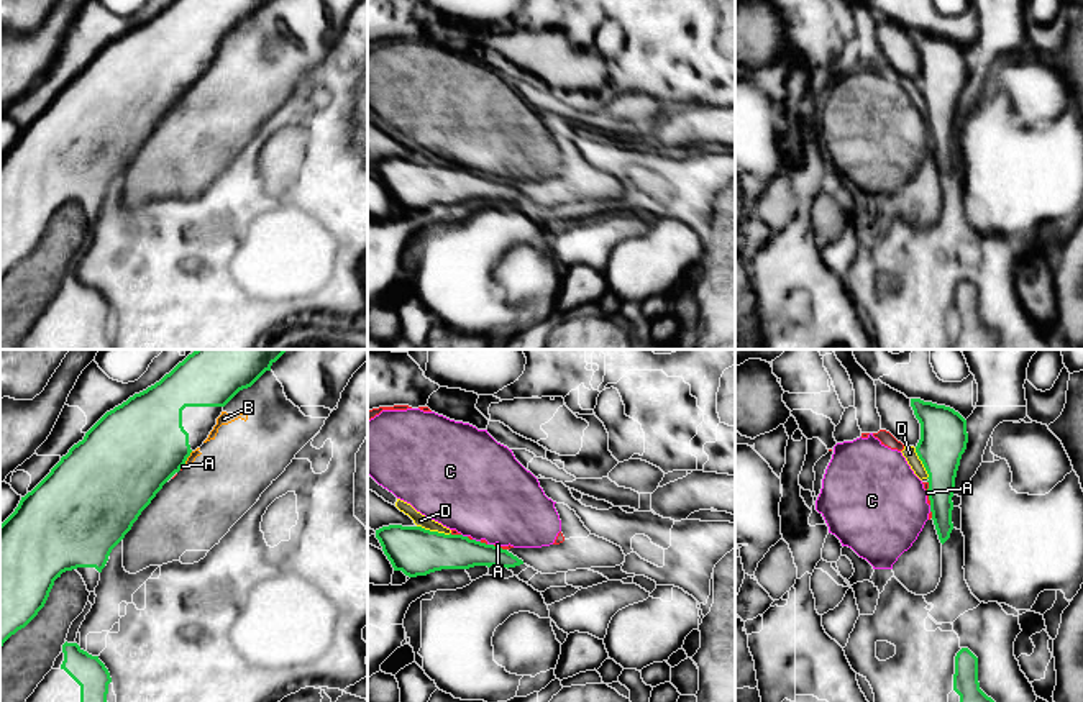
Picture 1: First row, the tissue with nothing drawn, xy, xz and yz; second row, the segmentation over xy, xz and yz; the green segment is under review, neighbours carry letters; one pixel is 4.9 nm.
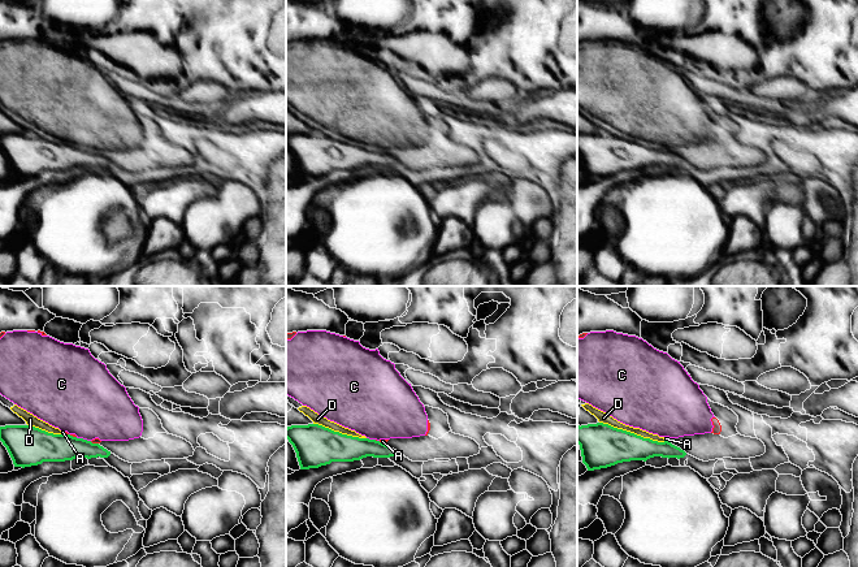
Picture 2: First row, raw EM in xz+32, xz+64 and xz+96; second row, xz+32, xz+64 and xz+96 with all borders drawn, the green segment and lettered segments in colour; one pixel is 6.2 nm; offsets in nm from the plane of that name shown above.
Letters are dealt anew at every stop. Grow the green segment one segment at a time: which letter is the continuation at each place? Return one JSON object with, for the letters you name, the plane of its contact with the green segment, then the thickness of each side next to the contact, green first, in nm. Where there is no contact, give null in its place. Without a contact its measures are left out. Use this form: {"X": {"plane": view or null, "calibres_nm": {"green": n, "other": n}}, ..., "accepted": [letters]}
{"accepted": []}

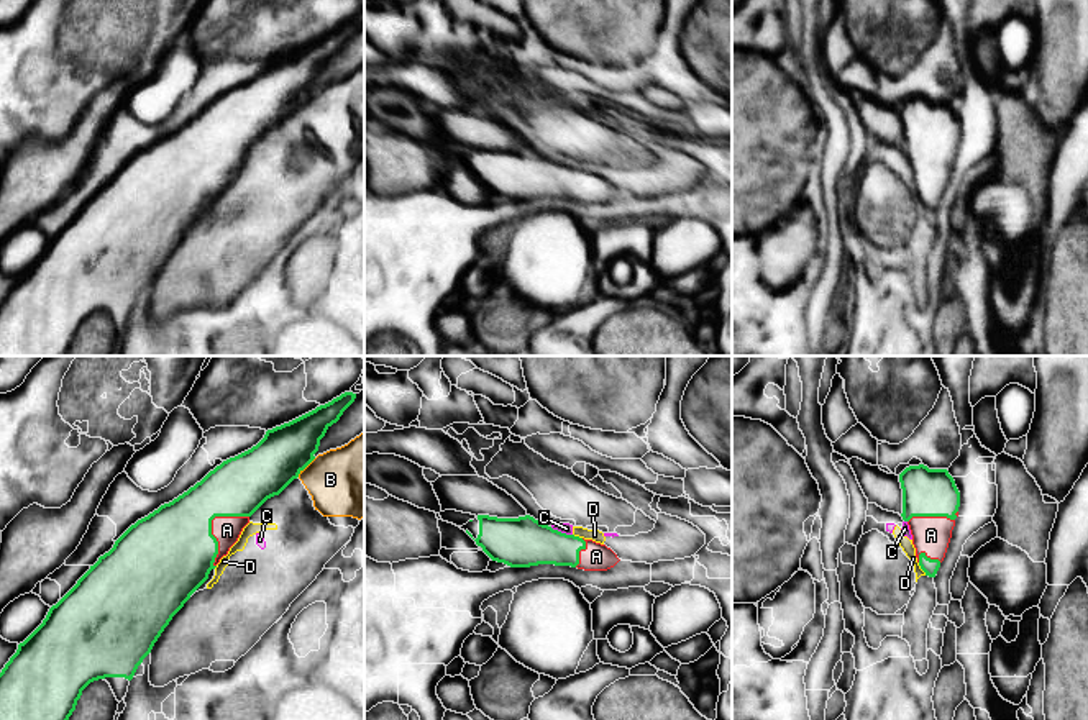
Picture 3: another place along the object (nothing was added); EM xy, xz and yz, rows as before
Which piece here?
{"A": {"plane": "xy", "calibres_nm": {"green": 440, "other": 140}}, "accepted": ["A"]}

